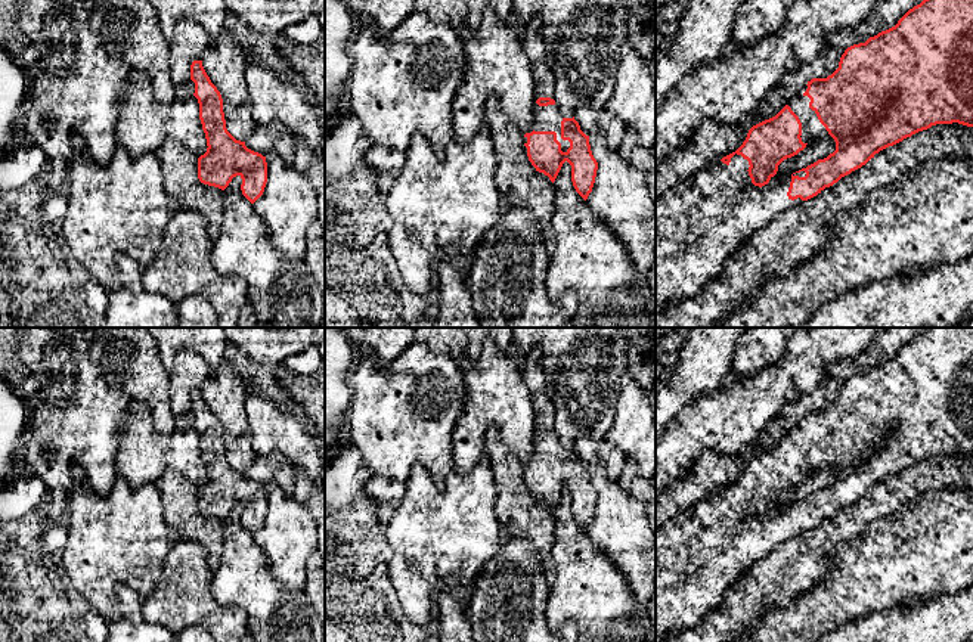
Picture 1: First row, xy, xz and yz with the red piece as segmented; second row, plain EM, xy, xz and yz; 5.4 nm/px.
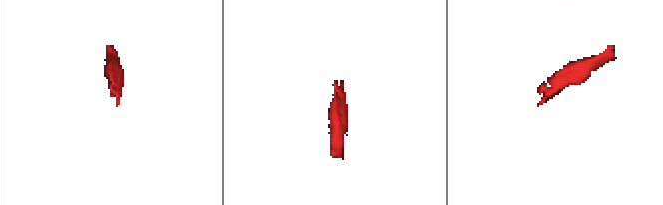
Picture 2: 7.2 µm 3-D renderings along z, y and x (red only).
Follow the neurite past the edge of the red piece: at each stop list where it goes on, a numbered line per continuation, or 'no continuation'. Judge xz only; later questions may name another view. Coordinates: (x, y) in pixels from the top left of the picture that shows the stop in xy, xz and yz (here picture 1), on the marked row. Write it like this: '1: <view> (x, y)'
1: xz (545, 118)

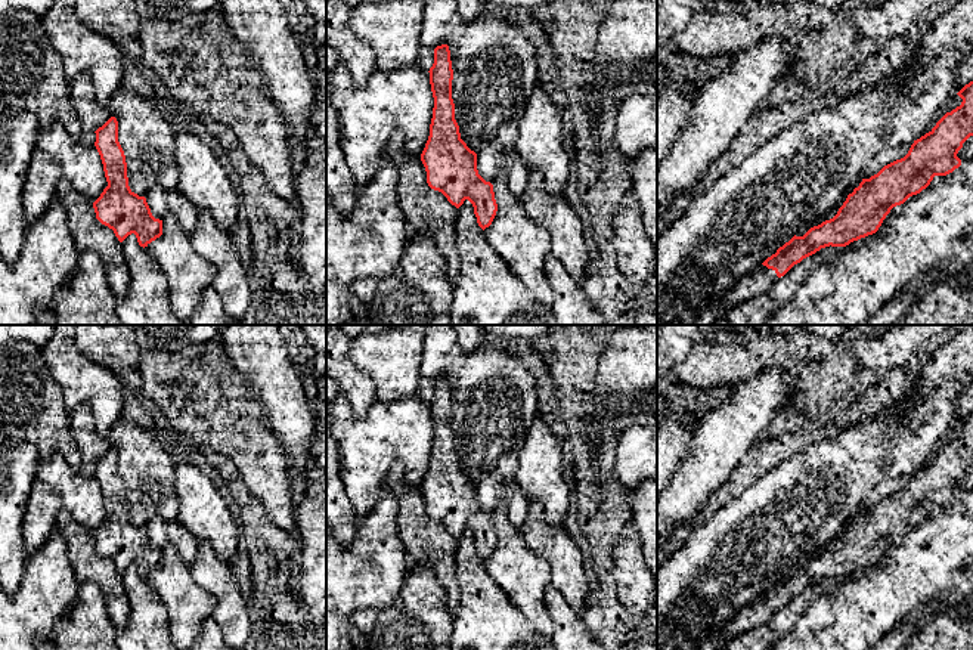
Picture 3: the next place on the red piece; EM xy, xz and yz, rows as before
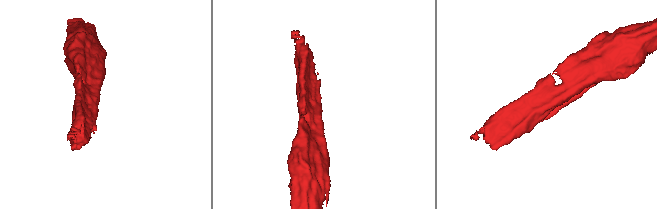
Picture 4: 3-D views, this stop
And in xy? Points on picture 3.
no continuation

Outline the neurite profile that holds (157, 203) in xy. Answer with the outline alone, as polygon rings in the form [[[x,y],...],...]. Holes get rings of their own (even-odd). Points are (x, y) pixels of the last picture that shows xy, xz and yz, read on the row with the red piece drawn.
[[[152,188],[145,198],[155,219],[162,220],[165,213],[171,211],[188,235],[196,228],[198,210],[179,189]]]

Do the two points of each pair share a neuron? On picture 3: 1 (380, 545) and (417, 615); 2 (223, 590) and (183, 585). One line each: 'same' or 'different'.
1: different
2: different

